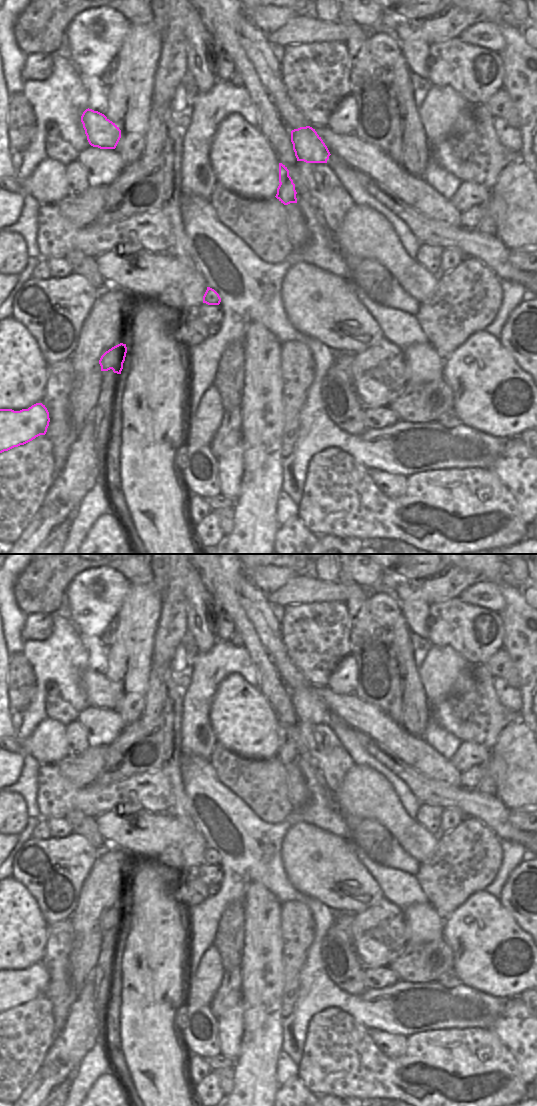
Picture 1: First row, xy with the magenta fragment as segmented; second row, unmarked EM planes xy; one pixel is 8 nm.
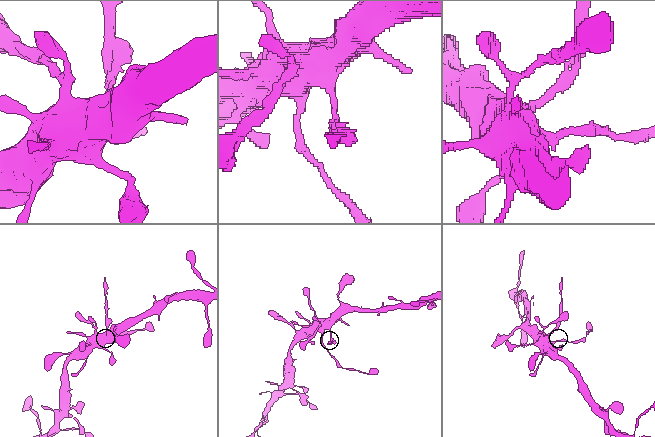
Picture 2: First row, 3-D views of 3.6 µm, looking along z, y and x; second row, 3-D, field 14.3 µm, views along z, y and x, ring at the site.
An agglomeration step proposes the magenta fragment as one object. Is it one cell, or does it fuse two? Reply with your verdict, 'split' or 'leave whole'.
split

